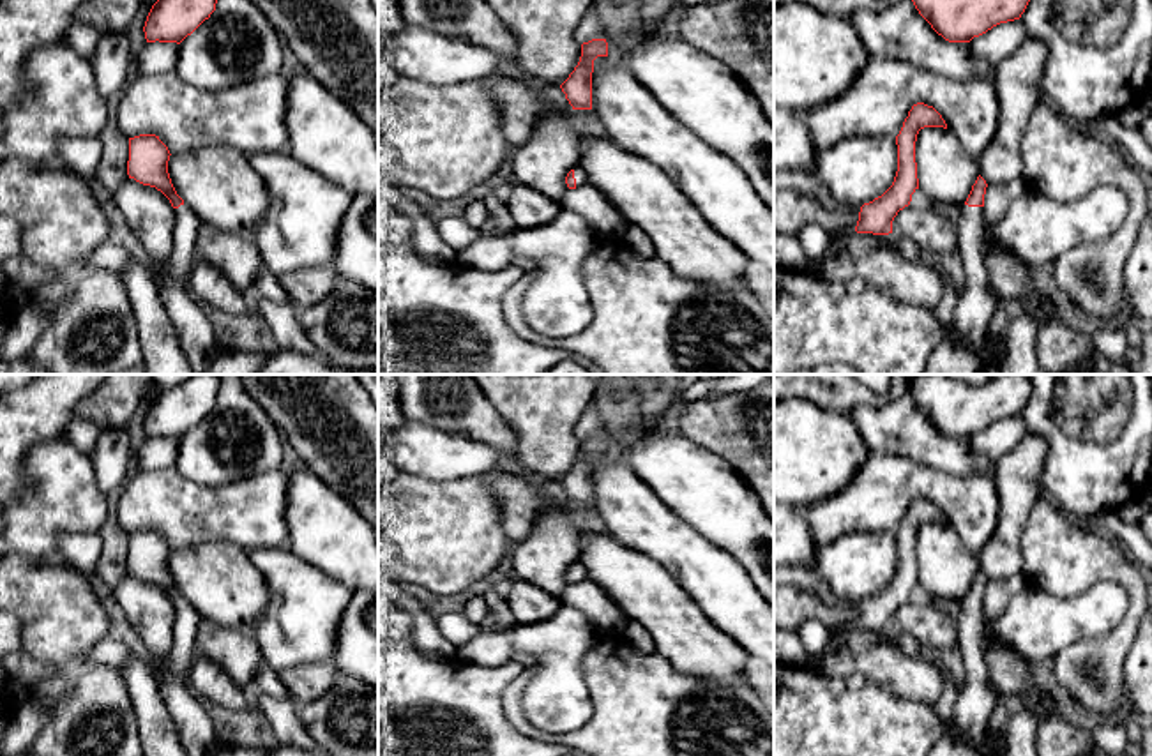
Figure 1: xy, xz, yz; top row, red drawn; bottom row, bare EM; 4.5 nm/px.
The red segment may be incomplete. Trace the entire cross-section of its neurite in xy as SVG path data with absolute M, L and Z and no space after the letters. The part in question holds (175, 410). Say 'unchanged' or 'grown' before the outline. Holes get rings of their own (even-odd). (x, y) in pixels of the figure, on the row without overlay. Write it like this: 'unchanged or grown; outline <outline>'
unchanged; outline M193 374L184 383L159 390L143 422L147 438L180 440L210 413L217 390L217 374Z

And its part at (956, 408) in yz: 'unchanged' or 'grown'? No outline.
unchanged

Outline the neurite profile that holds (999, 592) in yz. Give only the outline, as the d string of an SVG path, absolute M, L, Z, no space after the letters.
M1023 574L1009 579L989 579L984 590L984 622L997 622L1012 597L1027 585Z

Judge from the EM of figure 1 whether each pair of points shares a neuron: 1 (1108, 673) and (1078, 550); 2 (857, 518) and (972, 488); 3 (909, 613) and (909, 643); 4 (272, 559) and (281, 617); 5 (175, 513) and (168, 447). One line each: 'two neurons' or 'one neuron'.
1: one neuron
2: one neuron
3: two neurons
4: one neuron
5: two neurons

